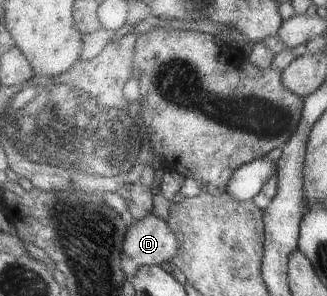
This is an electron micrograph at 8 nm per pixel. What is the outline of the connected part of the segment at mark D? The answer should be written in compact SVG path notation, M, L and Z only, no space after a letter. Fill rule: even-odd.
M150 212L138 220L129 220L120 247L119 265L126 278L138 266L164 265L178 252L177 240L166 222Z

